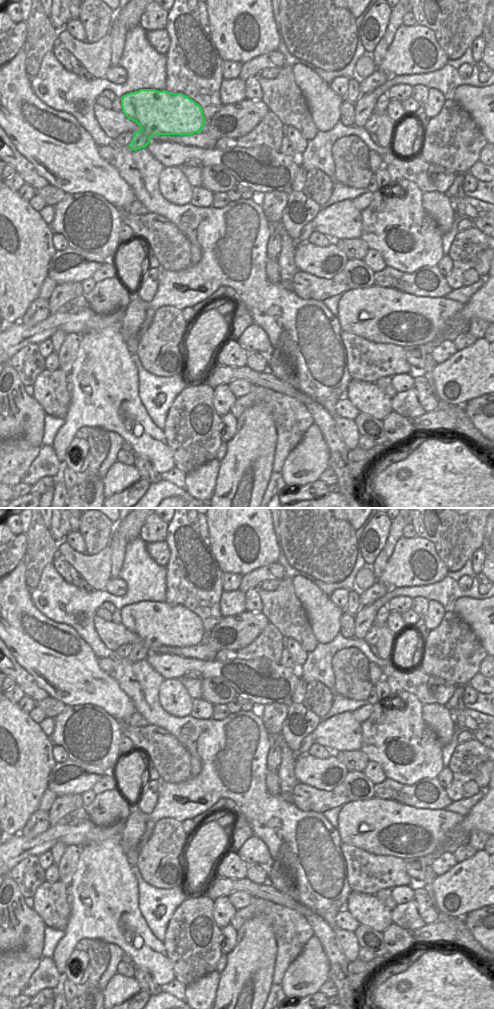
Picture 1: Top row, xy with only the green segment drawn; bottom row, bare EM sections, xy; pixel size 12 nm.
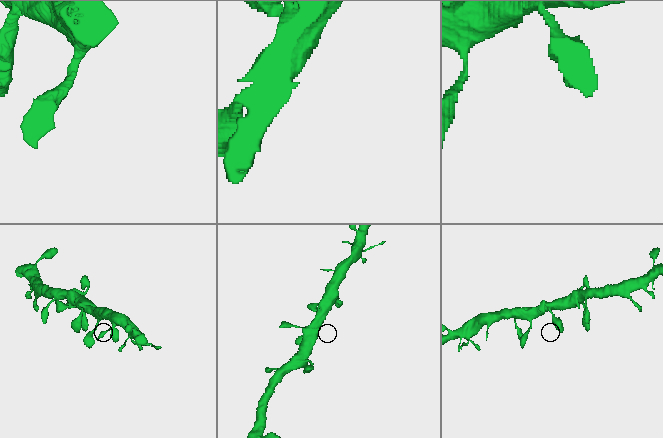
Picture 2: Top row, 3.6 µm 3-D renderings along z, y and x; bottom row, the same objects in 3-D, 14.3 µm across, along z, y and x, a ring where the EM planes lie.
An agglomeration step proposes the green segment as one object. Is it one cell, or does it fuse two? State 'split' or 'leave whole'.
leave whole

